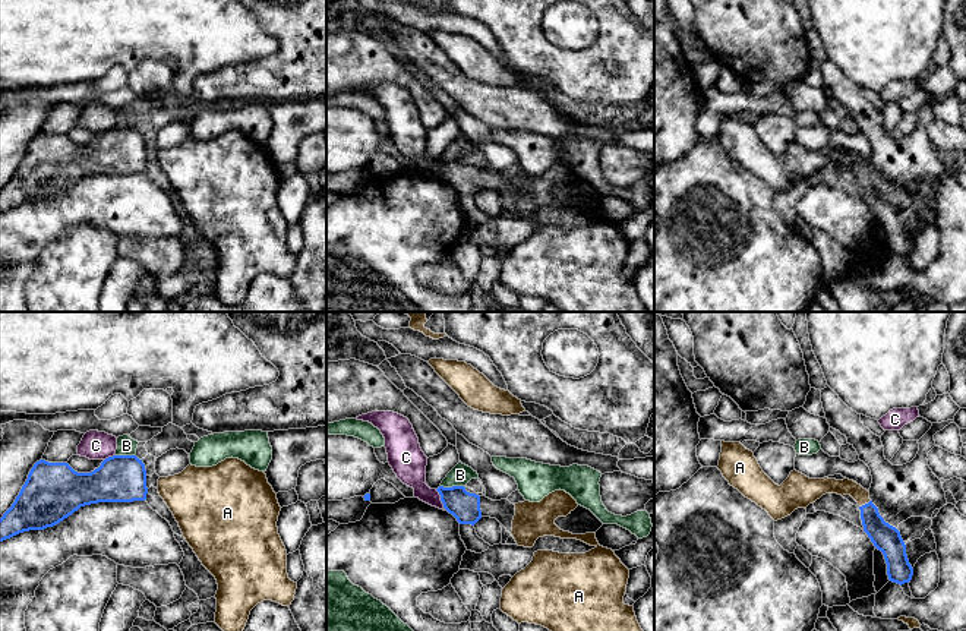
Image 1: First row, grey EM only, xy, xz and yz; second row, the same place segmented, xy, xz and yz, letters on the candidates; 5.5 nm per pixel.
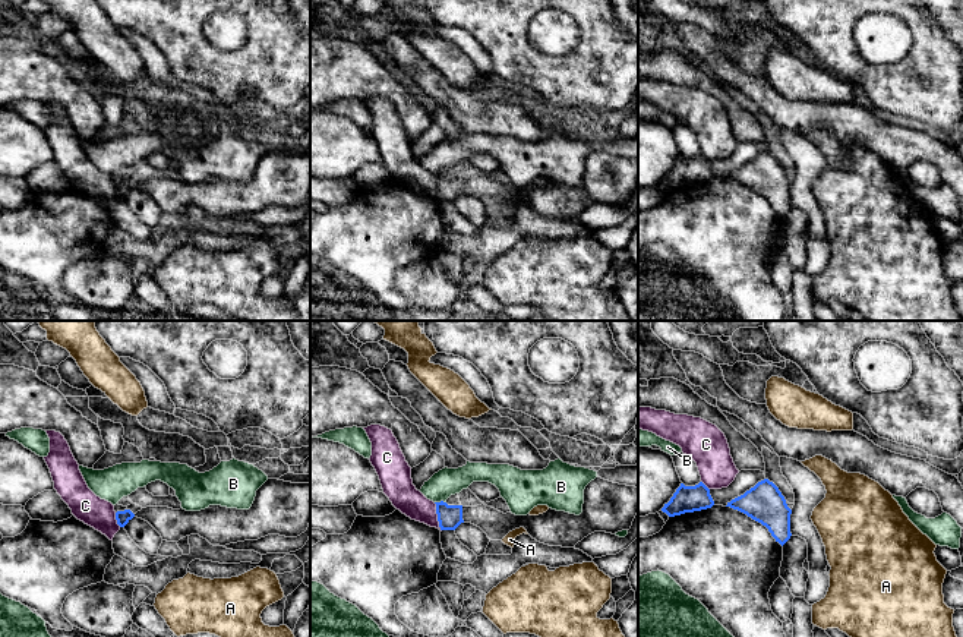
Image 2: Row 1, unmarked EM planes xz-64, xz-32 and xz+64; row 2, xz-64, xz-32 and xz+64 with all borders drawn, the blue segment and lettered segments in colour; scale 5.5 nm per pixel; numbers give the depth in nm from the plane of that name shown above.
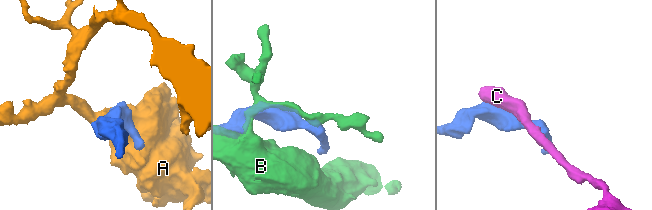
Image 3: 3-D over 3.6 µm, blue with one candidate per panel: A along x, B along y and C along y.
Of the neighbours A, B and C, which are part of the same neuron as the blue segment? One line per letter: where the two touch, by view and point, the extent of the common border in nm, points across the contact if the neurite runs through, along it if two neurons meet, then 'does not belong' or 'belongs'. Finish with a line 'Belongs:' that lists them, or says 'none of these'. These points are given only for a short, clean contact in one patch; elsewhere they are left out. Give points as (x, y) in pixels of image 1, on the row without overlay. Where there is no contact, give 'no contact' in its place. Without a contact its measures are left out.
A: contact yz (865, 176); length 80 nm; does not belong
B: contact xz (452, 158); length 130 nm; does not belong
C: contact xz (441, 172); length 140 nm; does not belong
Belongs: none of these

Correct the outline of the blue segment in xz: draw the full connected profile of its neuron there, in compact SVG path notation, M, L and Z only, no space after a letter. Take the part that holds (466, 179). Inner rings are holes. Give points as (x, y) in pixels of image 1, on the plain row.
M464 158L436 161L443 180L452 186L460 196L474 198L482 189L496 190L506 204L512 204L515 177L508 171L492 173L486 168L470 165Z

